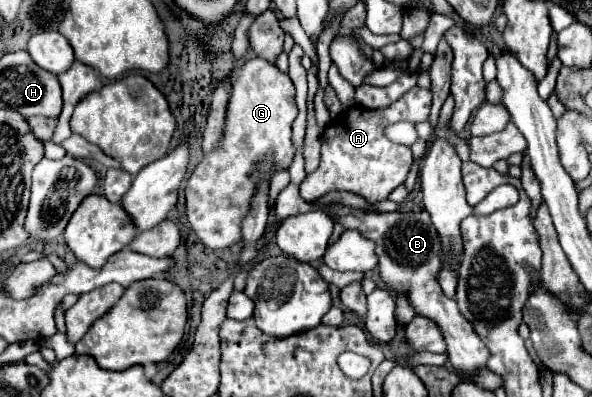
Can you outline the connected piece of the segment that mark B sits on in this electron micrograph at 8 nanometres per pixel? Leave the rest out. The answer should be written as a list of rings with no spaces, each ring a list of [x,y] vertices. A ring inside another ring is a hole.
[[[330,205],[330,209],[338,215],[340,225],[348,225],[348,229],[356,229],[362,237],[376,243],[378,255],[378,271],[384,285],[396,293],[406,293],[410,305],[416,315],[432,319],[446,341],[446,353],[454,367],[472,371],[476,367],[484,367],[488,359],[488,349],[476,337],[472,325],[462,317],[454,299],[446,297],[438,283],[440,271],[440,237],[430,221],[430,215],[424,209],[412,211],[392,211],[392,213],[364,213],[360,209],[350,209],[344,205]]]

